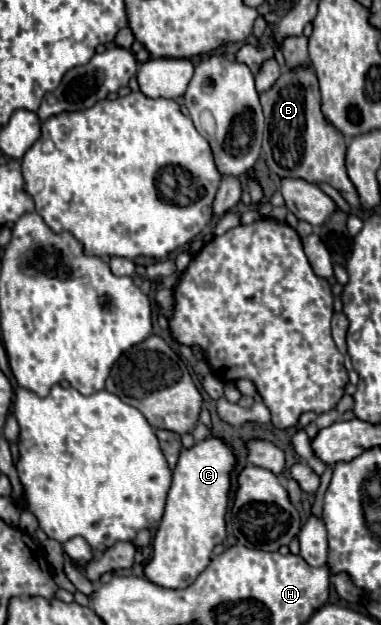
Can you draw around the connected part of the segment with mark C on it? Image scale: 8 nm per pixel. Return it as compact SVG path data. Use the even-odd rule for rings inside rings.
M204 439L192 449L180 453L174 469L172 487L168 491L164 517L156 529L152 559L144 567L144 575L166 589L184 589L208 567L212 549L226 537L226 499L230 493L230 471L236 463L232 449L216 439Z

